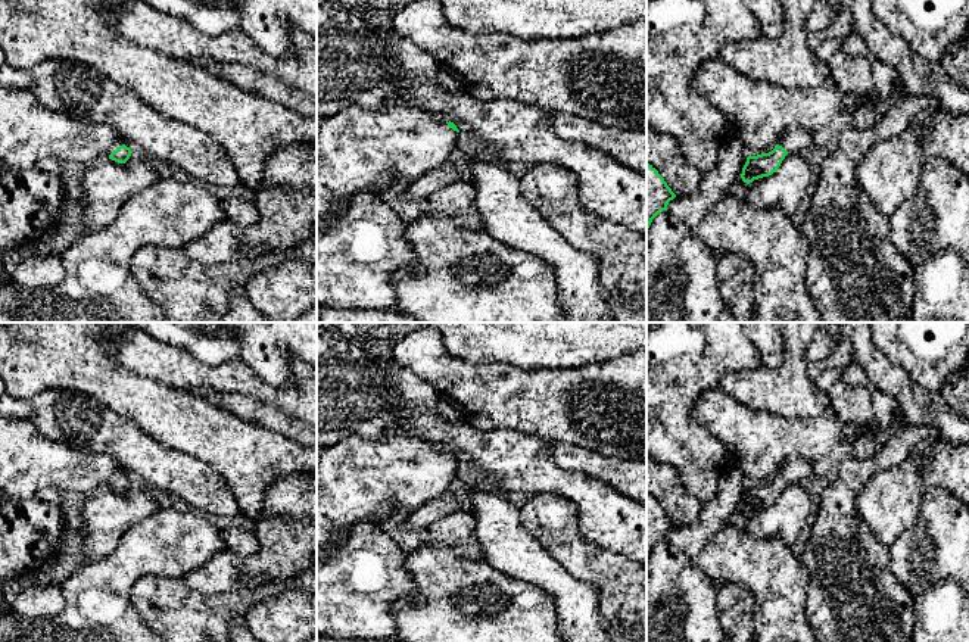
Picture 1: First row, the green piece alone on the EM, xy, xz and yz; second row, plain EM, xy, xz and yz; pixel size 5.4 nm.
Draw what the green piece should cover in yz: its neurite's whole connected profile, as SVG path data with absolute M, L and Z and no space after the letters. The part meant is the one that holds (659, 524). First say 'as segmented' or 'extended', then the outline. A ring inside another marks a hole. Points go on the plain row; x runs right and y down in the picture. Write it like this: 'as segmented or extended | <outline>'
as segmented | M646 493L646 561L652 549L663 540L667 540L667 535L676 524L667 515L658 501Z

